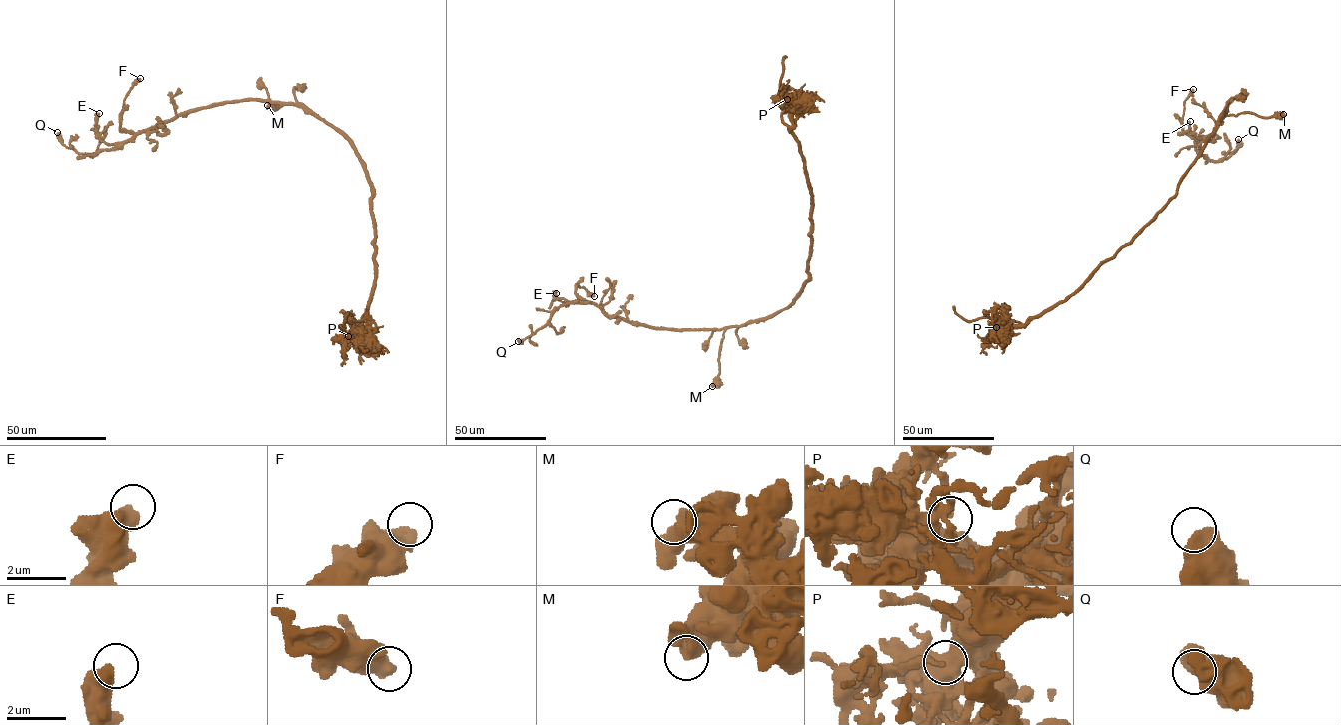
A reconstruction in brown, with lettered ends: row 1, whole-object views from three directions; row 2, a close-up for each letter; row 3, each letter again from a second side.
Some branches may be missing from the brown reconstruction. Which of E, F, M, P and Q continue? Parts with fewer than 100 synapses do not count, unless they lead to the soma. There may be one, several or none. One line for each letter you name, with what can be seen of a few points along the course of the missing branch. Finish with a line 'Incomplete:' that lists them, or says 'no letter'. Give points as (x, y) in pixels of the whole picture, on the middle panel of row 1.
Incomplete: no letter

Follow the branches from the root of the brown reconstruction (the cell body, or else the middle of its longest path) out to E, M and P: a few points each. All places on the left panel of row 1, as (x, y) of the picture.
E: (354, 150), (340, 133), (311, 113), (277, 102), (240, 100), (189, 109), (111, 144), (100, 138), (99, 113)
M: (354, 150), (340, 133), (301, 107), (290, 104), (278, 107), (275, 103), (275, 108), (267, 105)
P: (354, 150), (370, 180), (375, 288), (363, 318), (352, 330), (355, 334), (346, 335), (348, 336)

